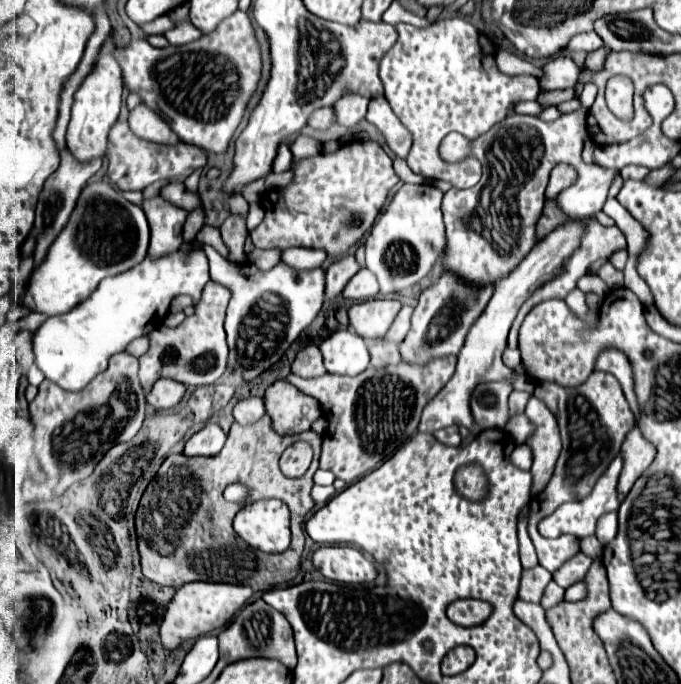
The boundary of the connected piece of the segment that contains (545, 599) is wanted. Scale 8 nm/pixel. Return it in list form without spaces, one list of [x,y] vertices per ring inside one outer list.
[[[551,580],[544,590],[542,600],[540,600],[540,606],[542,606],[544,610],[550,610],[550,608],[554,608],[560,600],[564,600],[562,596],[564,596],[564,588],[560,588],[554,580]]]

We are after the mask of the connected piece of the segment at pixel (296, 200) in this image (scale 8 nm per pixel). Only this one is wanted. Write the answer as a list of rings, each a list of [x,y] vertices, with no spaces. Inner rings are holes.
[[[350,142],[344,144],[334,154],[318,154],[306,160],[300,160],[294,168],[294,180],[284,188],[266,190],[262,194],[262,208],[266,210],[264,220],[260,226],[250,230],[250,238],[258,250],[286,250],[286,248],[316,248],[324,250],[328,256],[344,256],[370,226],[374,224],[374,218],[378,216],[380,208],[384,206],[388,192],[398,184],[398,174],[394,172],[392,158],[376,144],[376,142]]]

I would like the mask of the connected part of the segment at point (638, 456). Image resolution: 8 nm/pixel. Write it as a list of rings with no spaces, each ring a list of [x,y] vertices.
[[[634,426],[624,444],[622,444],[622,456],[624,456],[624,468],[620,474],[620,482],[618,482],[618,500],[622,502],[626,498],[626,494],[632,490],[634,482],[644,474],[644,470],[650,466],[650,462],[654,460],[654,446],[650,442],[646,442],[646,438],[642,438],[642,432],[638,430],[638,426]]]

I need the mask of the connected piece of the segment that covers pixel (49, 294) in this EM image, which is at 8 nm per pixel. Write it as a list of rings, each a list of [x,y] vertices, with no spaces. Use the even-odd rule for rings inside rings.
[[[108,182],[88,184],[78,198],[68,226],[50,246],[46,260],[32,272],[24,306],[48,316],[70,312],[96,290],[102,278],[122,274],[142,262],[146,258],[148,240],[150,228],[140,206],[128,202]]]

